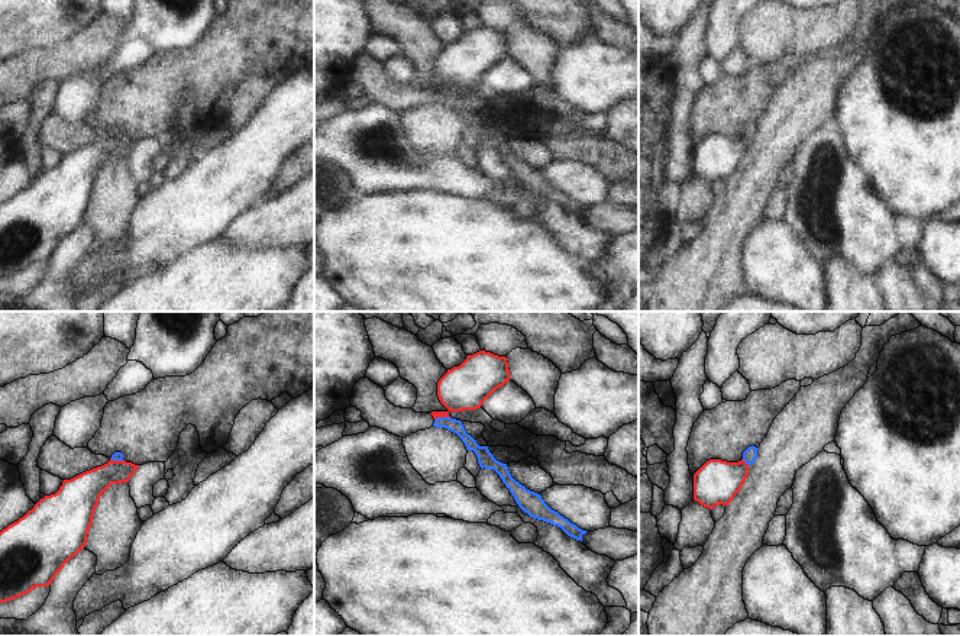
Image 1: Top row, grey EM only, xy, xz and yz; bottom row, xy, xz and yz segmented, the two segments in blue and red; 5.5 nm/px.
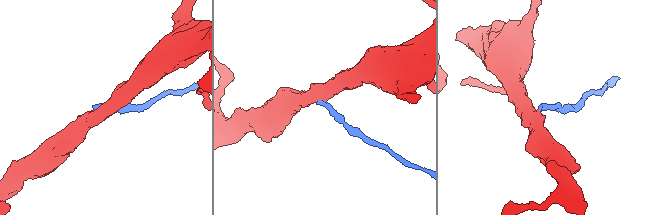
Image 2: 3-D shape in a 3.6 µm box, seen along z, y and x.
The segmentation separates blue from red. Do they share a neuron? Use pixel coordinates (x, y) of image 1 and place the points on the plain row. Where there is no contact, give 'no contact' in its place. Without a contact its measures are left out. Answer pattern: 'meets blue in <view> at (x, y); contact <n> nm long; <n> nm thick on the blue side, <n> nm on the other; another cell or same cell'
meets blue in xz at (442, 93); contact 90 nm long; 70 nm thick on the blue side, 260 nm on the other; another cell

